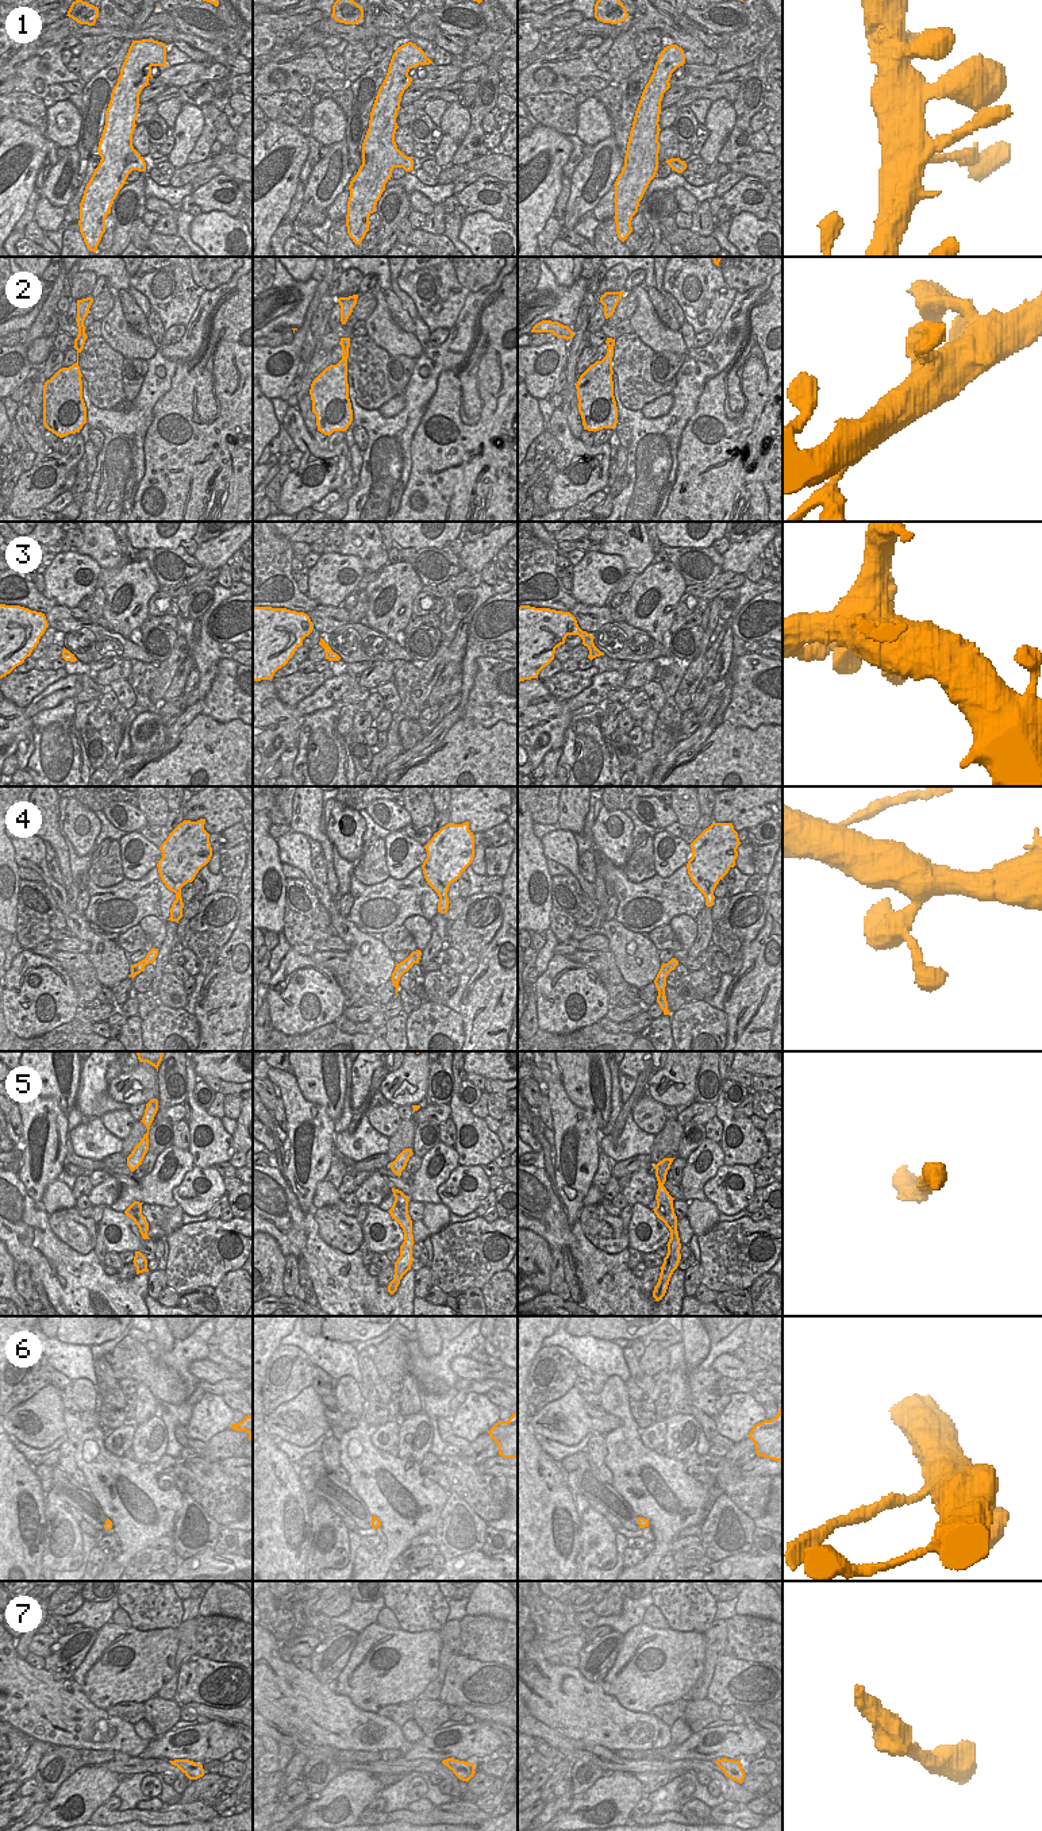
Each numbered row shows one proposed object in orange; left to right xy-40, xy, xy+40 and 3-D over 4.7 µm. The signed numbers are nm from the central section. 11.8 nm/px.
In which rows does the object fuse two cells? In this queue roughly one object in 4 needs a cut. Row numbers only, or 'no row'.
3, 6.

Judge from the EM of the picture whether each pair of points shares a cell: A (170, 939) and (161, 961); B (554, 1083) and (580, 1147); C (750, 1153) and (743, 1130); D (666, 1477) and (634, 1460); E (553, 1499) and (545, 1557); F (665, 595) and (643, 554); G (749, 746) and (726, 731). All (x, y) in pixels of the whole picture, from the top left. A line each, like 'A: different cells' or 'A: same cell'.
A: same cell
B: same cell
C: same cell
D: same cell
E: same cell
F: different cells
G: same cell

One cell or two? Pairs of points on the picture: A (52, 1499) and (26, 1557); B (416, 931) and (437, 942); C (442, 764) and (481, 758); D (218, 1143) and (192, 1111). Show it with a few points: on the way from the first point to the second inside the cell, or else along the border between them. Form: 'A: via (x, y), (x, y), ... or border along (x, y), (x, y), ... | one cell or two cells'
A: border along (43, 1503), (45, 1547) | two cells
B: border along (430, 922), (430, 941), (420, 950) | two cells
C: via (452, 764), (472, 762) | one cell
D: via (215, 1135), (212, 1129), (200, 1119) | one cell

